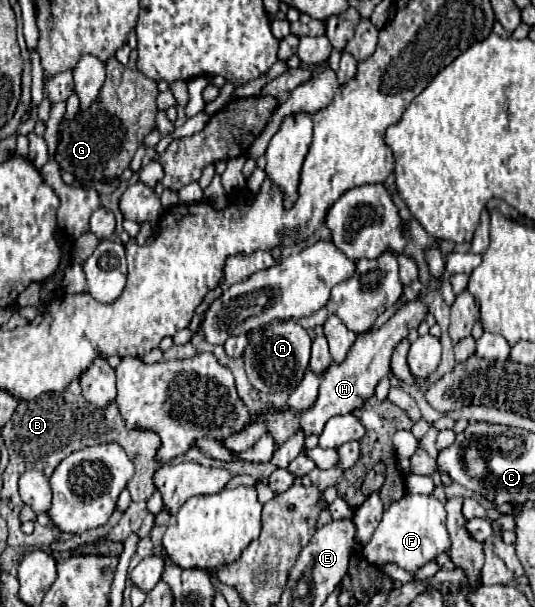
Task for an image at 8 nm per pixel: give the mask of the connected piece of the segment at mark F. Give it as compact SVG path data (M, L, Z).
M406 494L402 500L394 502L386 512L382 522L378 524L372 540L362 546L362 554L372 564L394 562L400 568L414 572L426 562L434 560L442 552L450 548L450 538L446 530L446 510L444 504L436 496L422 494Z

